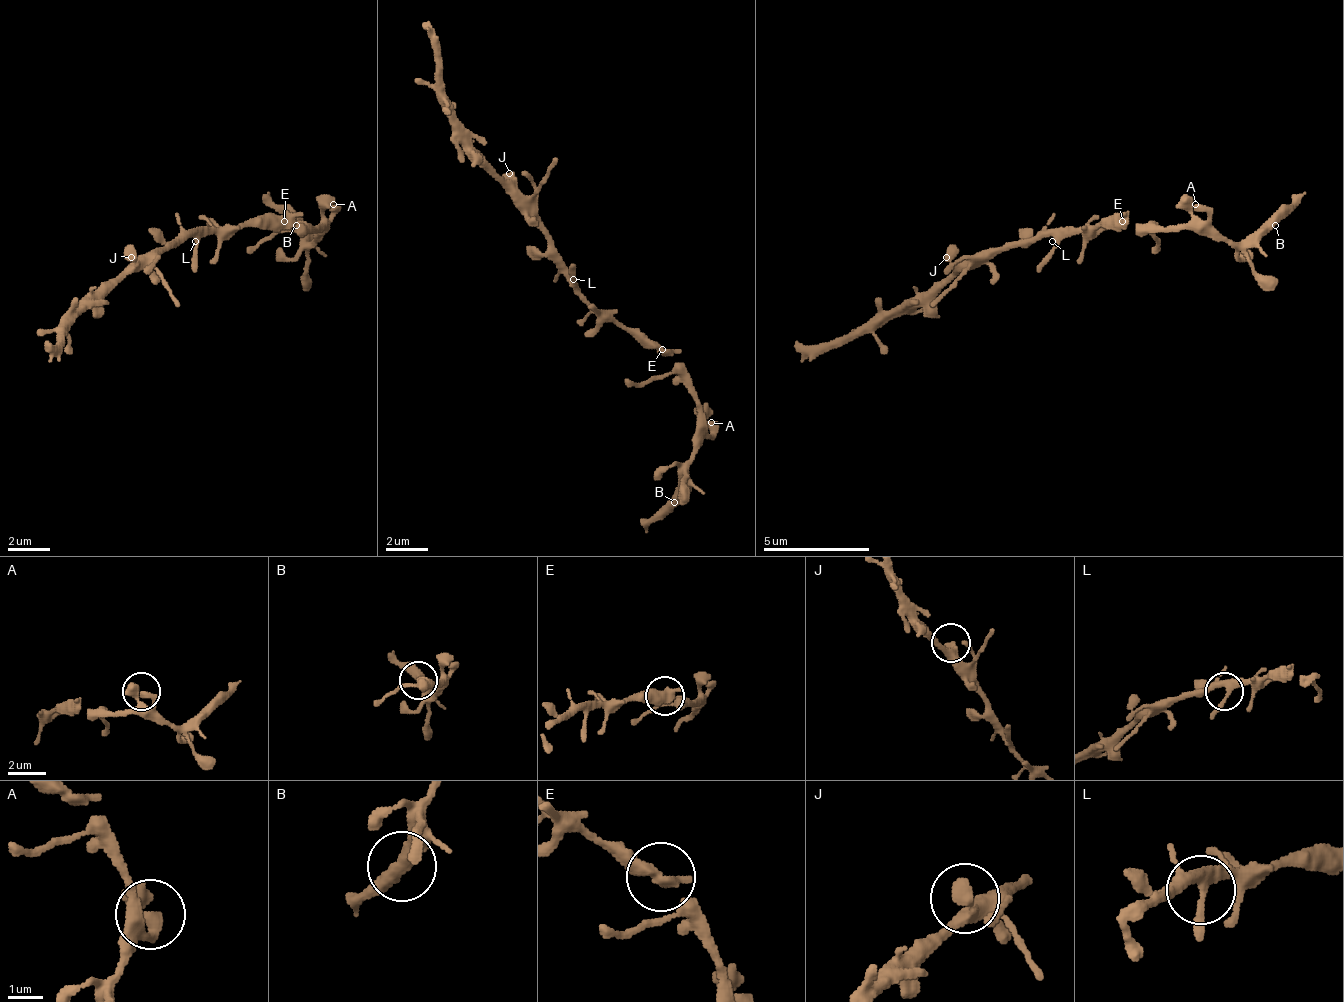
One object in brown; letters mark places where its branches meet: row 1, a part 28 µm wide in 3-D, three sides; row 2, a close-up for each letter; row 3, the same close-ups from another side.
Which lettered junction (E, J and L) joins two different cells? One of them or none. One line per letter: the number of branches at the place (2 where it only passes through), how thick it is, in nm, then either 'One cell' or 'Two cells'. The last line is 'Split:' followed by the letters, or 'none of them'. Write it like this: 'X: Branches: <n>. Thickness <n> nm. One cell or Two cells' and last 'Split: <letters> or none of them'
E: Branches: 2. Thickness 400 nm. One cell
J: Branches: 2. Thickness 360 nm. One cell
L: Branches: 4. Thickness 280 nm. One cell
Split: none of them

